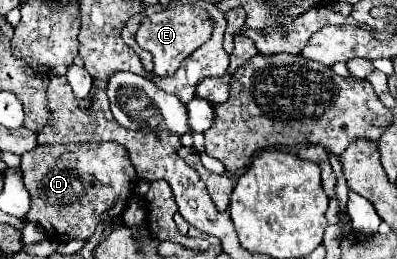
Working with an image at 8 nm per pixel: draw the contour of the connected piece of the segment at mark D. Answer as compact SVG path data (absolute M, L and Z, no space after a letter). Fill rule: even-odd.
M117 142L37 146L21 156L21 170L31 194L29 220L43 226L51 238L87 240L101 220L127 210L127 192L131 198L137 182L129 154Z

